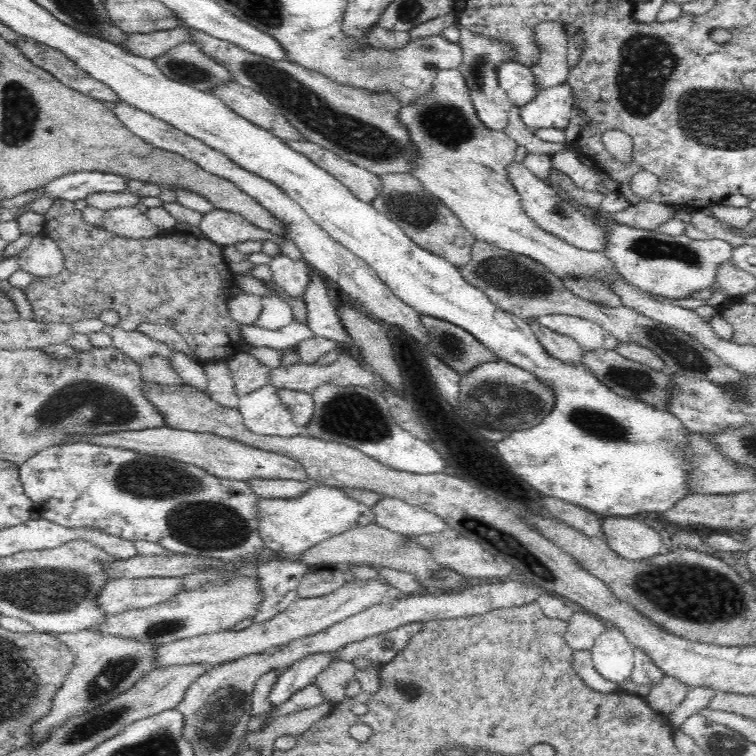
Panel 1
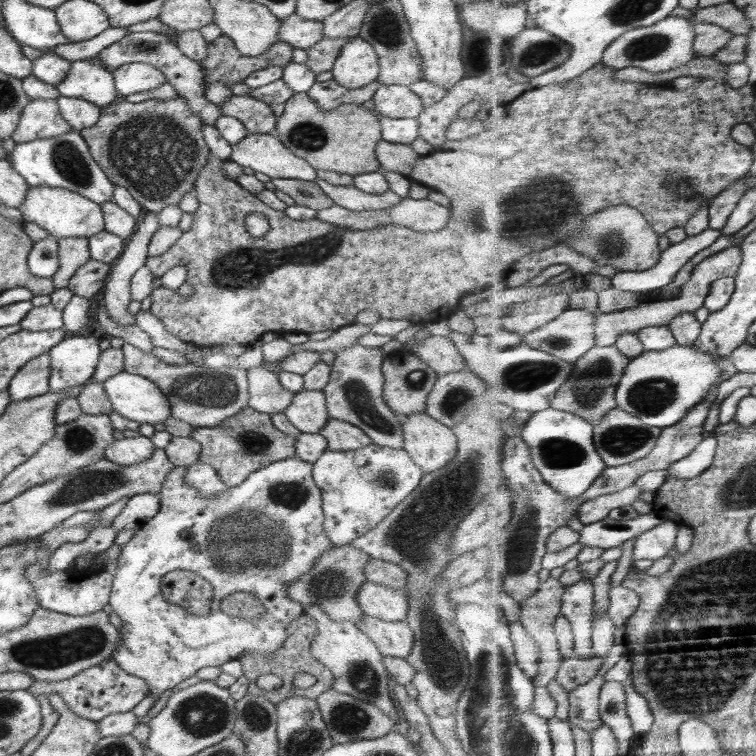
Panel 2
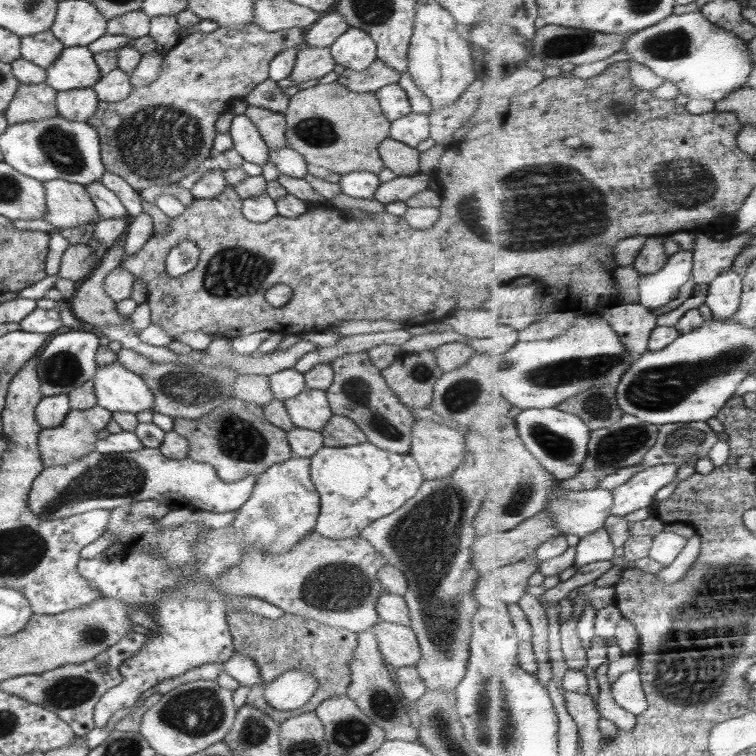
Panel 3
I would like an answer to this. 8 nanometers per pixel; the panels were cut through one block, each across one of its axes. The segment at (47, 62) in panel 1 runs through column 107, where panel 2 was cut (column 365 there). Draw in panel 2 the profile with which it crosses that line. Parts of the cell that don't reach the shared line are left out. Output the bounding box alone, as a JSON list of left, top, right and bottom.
[306,79,382,109]

